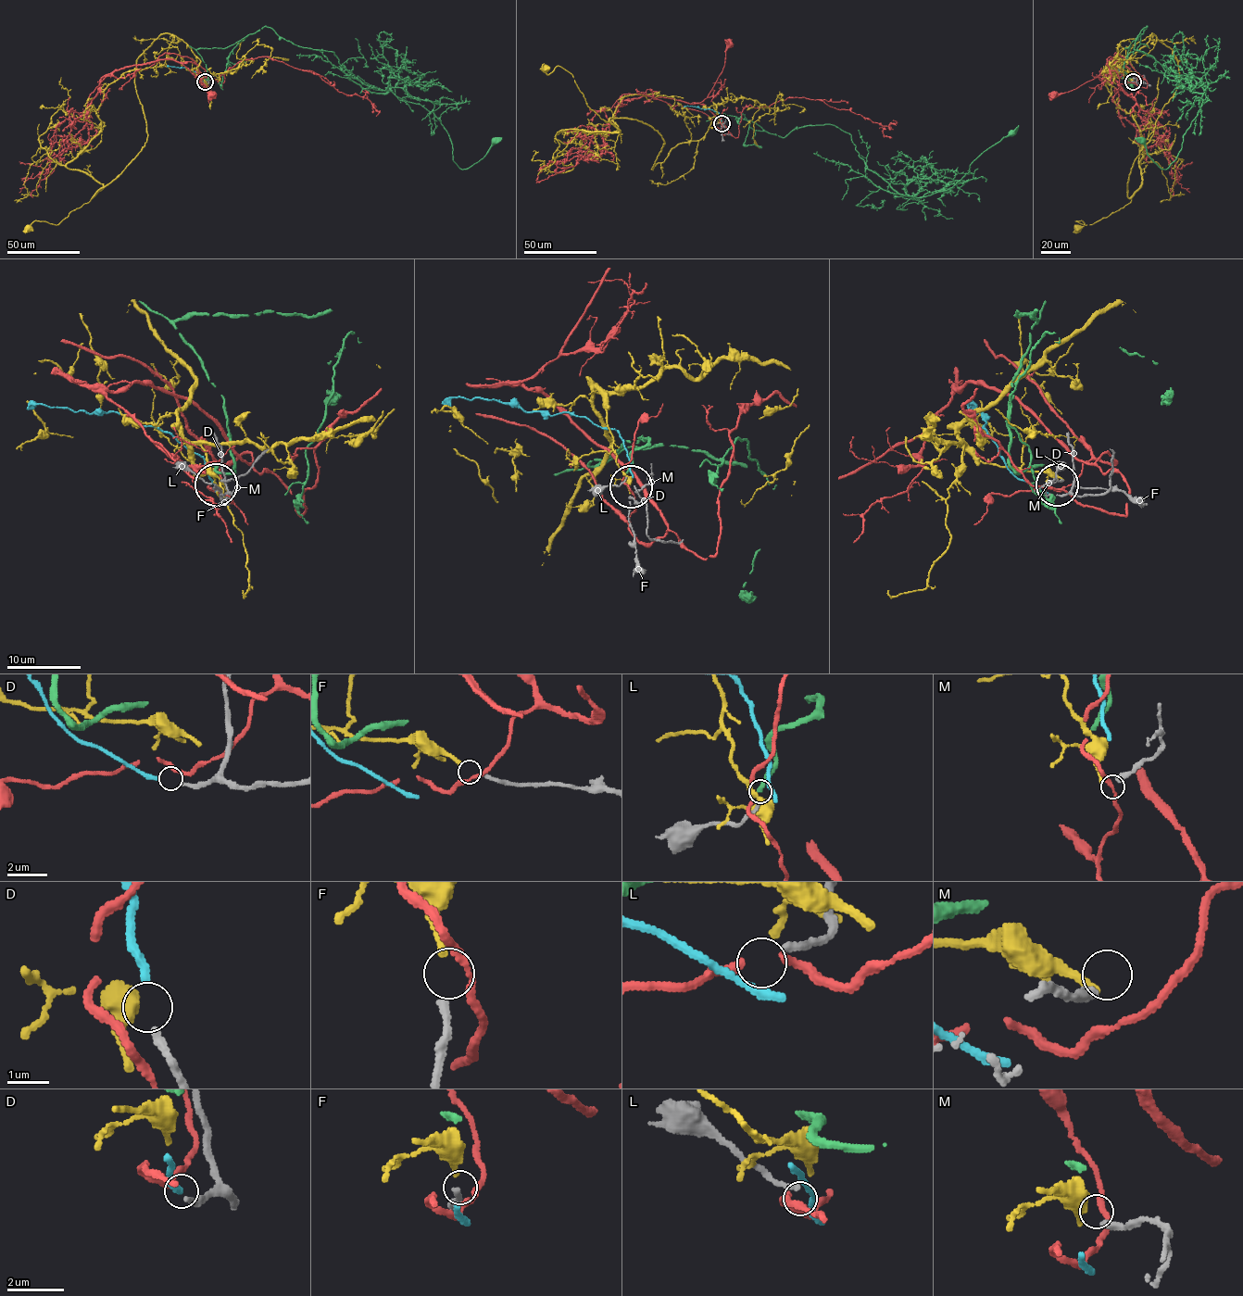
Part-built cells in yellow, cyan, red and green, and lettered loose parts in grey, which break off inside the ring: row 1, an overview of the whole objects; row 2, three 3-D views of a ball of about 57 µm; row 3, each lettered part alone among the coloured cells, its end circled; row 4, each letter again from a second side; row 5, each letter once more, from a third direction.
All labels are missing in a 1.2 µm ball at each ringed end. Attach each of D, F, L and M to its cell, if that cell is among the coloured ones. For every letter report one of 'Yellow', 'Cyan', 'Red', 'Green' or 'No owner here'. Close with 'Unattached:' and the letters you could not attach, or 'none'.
D: Cyan
F: Yellow
L: No owner here
M: No owner here
Unattached: L, M

